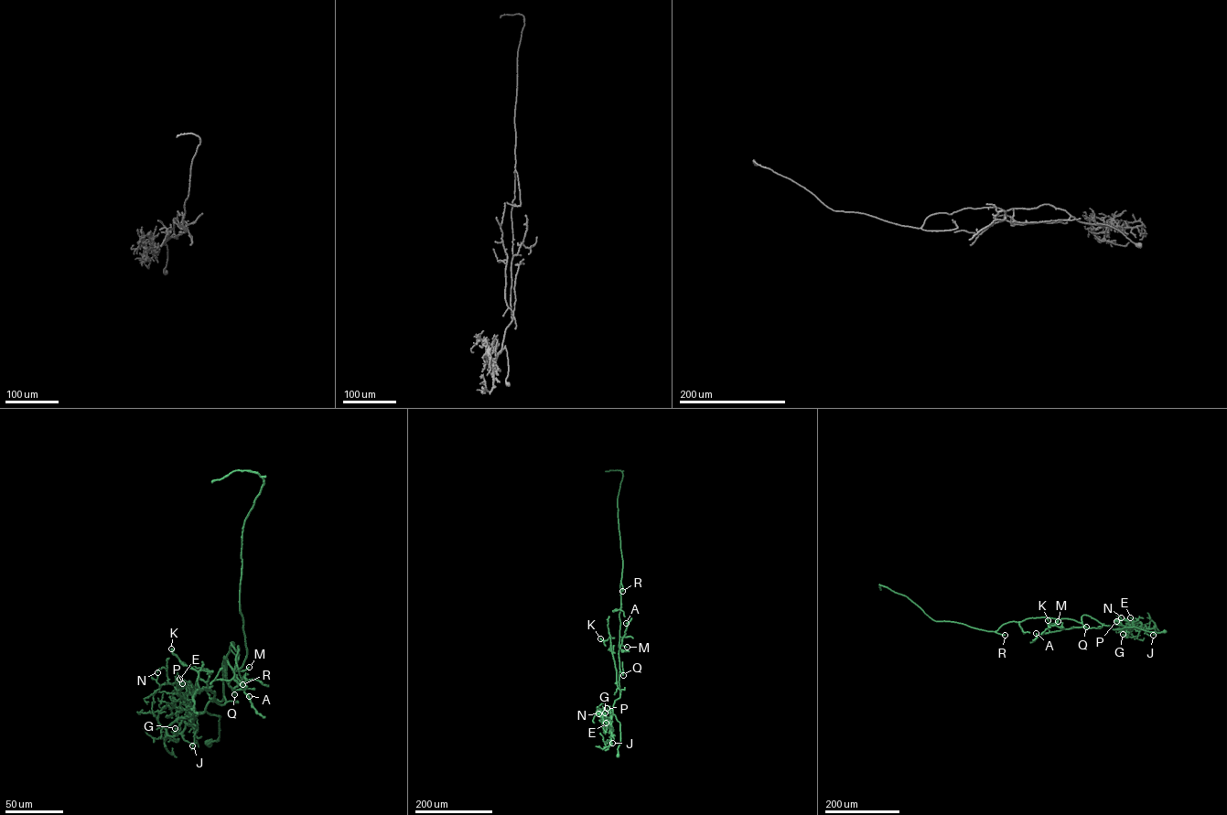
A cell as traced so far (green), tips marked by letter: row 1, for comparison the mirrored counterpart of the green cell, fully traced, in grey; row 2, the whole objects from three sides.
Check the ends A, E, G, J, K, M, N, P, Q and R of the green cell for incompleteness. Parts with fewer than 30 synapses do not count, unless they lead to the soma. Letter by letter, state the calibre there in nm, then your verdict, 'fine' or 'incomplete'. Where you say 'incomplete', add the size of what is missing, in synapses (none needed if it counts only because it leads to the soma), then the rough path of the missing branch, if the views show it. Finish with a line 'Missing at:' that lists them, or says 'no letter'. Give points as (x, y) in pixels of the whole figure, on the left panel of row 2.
A: 240 nm | fine
E: 140 nm | fine
G: 160 nm | fine
J: 160 nm | fine
K: 600 nm | fine
M: 240 nm | incomplete | 35 syn | (249, 667), (263, 661)
N: 150 nm | fine
P: 120 nm | fine
Q: 550 nm | fine
R: 100 nm | fine
Missing at: M

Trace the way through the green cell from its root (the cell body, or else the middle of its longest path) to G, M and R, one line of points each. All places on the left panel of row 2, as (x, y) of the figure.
G: (209, 744), (218, 740), (220, 715), (205, 712), (177, 718), (166, 728), (166, 734), (175, 736), (175, 728)
M: (209, 744), (220, 716), (197, 713), (223, 699), (224, 657), (227, 681), (225, 659), (249, 667)
R: (209, 744), (218, 740), (220, 716), (197, 713), (223, 699), (222, 662), (227, 681), (233, 642), (242, 684)

